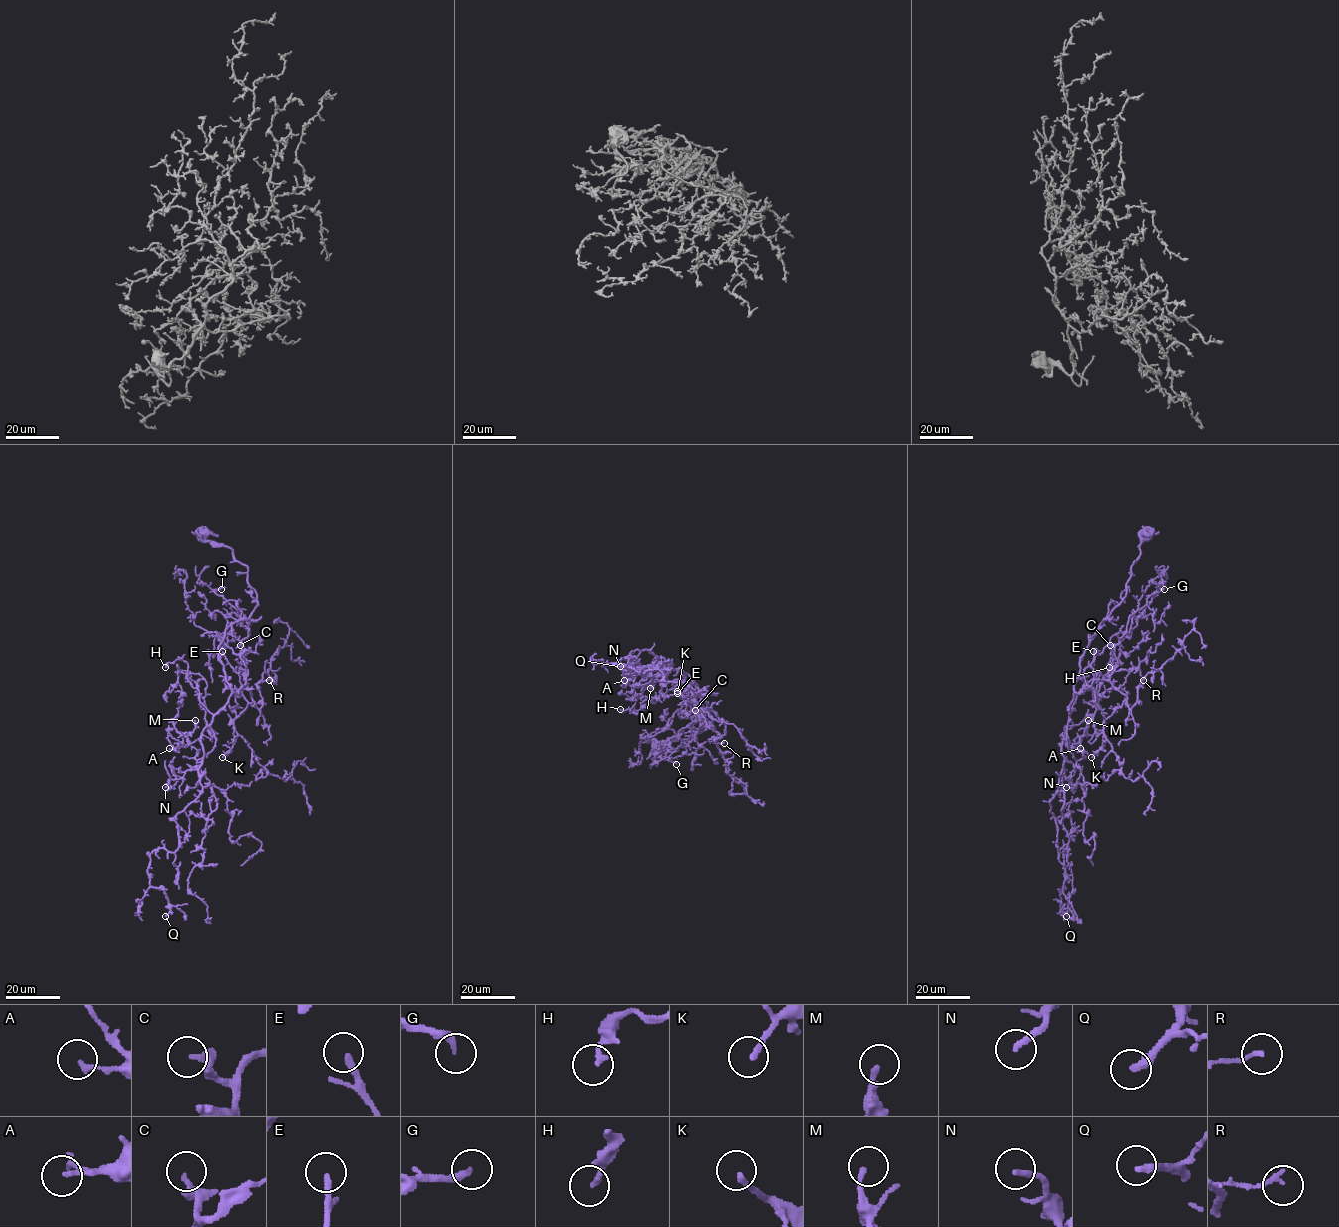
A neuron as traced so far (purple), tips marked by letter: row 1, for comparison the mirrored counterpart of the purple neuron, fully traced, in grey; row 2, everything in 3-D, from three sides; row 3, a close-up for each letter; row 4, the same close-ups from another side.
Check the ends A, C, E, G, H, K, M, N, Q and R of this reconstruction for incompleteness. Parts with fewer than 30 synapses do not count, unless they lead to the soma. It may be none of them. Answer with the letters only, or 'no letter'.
E, G, N, Q

